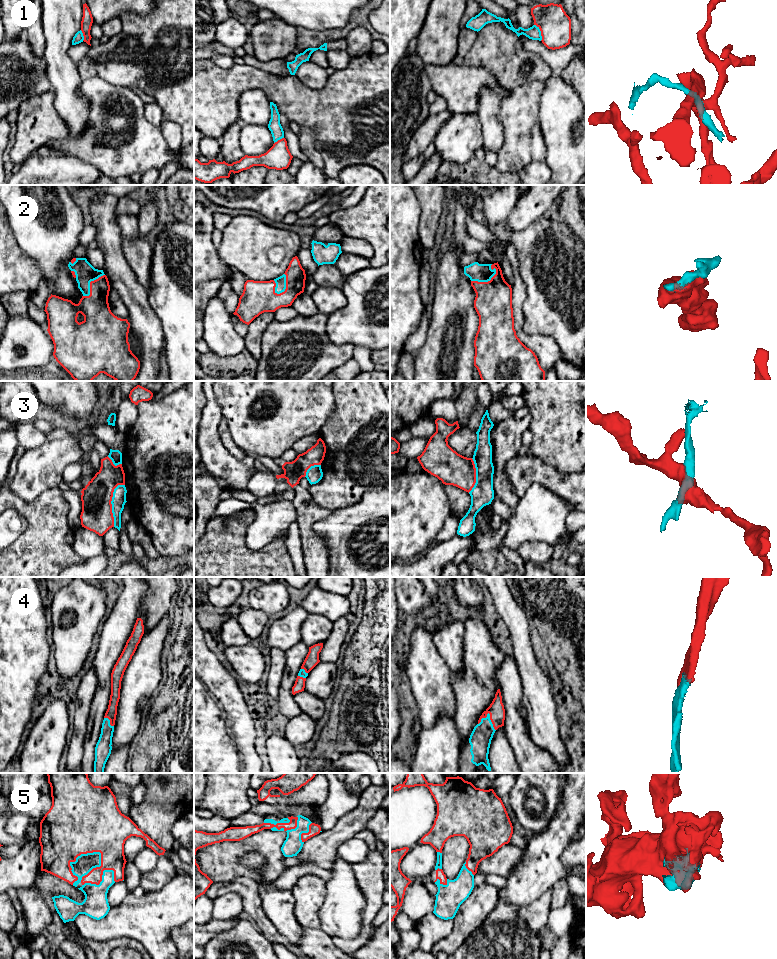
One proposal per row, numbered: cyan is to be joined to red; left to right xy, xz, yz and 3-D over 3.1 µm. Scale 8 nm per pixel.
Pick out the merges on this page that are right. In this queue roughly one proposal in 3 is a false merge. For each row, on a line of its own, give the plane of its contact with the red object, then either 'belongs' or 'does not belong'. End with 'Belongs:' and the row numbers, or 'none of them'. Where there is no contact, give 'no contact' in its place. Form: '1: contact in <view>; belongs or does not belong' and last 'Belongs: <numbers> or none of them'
1: contact in yz; does not belong
2: contact in xz; belongs
3: contact in xy; does not belong
4: contact in yz; belongs
5: contact in xy; belongs
Belongs: 2, 4, 5

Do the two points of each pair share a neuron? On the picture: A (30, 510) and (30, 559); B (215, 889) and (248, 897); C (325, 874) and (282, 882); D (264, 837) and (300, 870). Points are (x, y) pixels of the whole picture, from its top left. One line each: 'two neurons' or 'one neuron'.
A: one neuron
B: one neuron
C: one neuron
D: two neurons

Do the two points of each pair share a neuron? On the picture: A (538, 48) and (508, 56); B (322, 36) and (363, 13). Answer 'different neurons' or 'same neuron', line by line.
A: different neurons
B: same neuron

